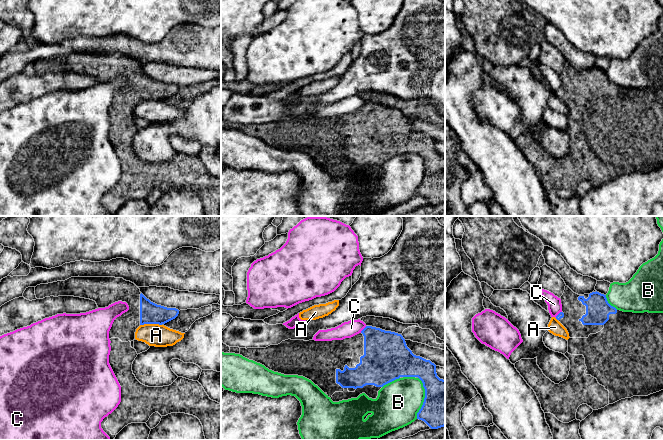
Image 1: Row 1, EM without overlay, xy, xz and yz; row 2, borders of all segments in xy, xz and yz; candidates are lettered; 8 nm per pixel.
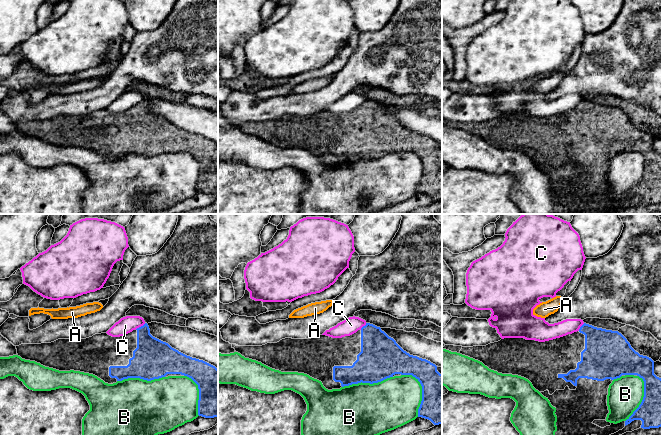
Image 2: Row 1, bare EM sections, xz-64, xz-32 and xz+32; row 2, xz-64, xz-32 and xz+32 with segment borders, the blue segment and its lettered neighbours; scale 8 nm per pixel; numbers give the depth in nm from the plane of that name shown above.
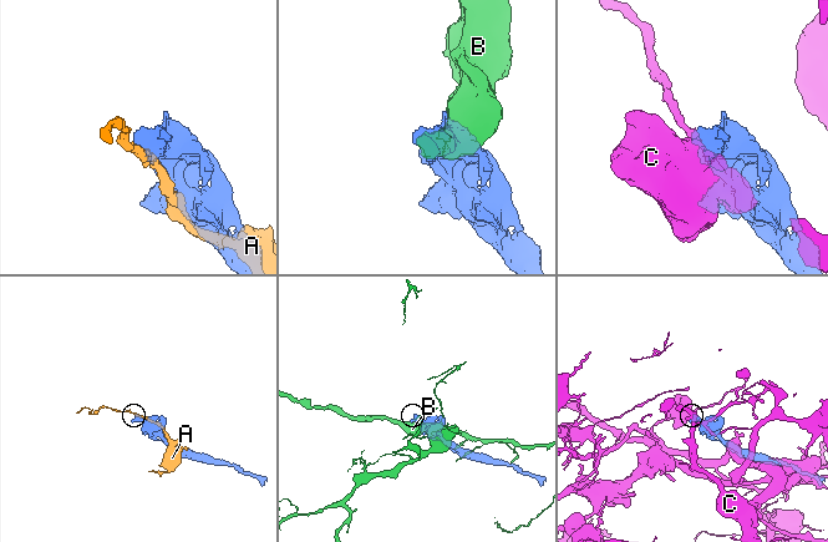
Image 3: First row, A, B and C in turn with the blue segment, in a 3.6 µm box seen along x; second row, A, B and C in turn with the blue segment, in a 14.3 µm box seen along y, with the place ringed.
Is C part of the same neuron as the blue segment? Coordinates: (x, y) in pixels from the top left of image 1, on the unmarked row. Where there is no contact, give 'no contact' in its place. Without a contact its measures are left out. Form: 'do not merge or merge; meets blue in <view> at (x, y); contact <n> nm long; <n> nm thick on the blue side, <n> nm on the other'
do not merge; meets blue in xz at (363, 105); contact 80 nm long; 340 nm thick on the blue side, 130 nm on the other

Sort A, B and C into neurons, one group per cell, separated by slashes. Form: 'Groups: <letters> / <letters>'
Groups: A / B / C

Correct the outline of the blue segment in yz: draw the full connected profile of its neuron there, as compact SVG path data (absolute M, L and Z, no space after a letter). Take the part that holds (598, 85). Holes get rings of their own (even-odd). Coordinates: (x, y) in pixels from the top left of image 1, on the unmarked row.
M565 62L561 72L562 87L556 95L569 109L568 127L564 130L570 137L566 156L555 160L547 154L534 135L521 135L515 144L534 166L544 189L553 190L559 197L569 199L576 195L580 181L587 180L593 186L604 184L621 175L648 172L663 166L663 89L623 88L611 82L606 71L599 68L578 71Z

